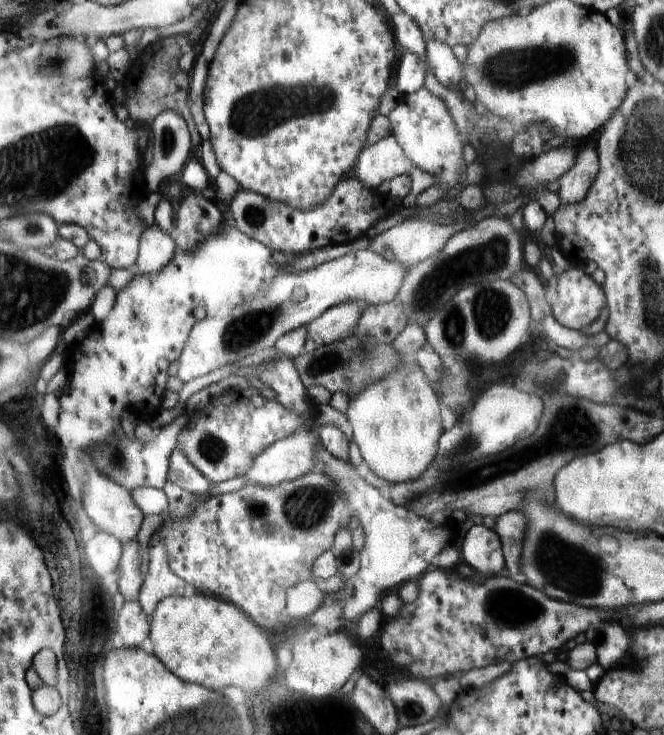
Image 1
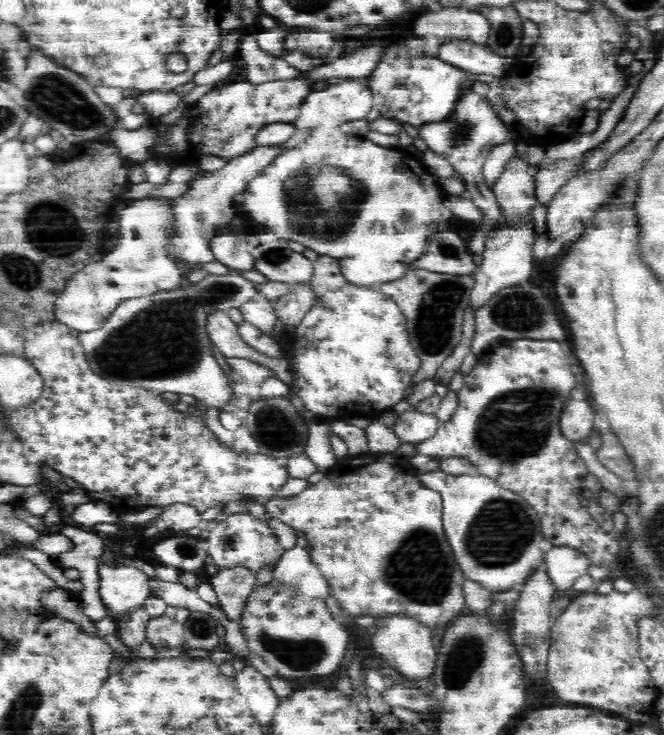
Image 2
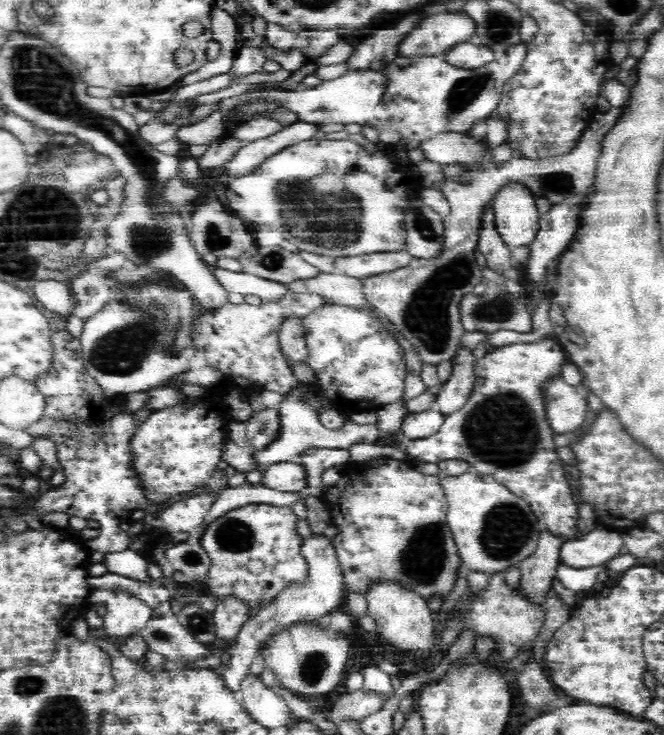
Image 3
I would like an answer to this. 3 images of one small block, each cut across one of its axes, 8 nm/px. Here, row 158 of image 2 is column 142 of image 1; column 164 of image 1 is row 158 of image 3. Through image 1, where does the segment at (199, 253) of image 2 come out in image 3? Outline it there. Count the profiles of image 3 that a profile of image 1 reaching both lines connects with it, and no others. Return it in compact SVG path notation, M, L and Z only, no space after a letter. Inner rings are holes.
M299 120L283 127L280 132L272 134L271 137L261 138L244 145L244 148L236 151L236 154L226 162L226 170L228 174L234 174L234 176L247 175L254 169L258 169L271 154L295 142L310 140L316 134L318 134L318 125Z

